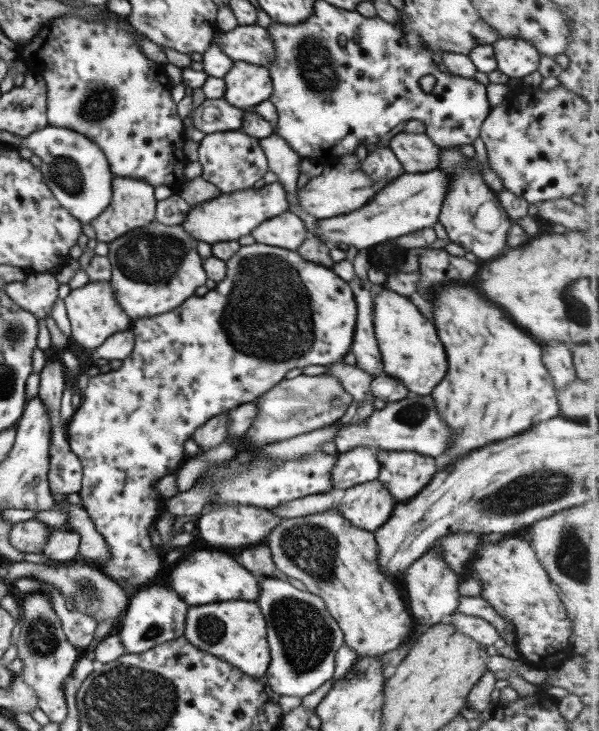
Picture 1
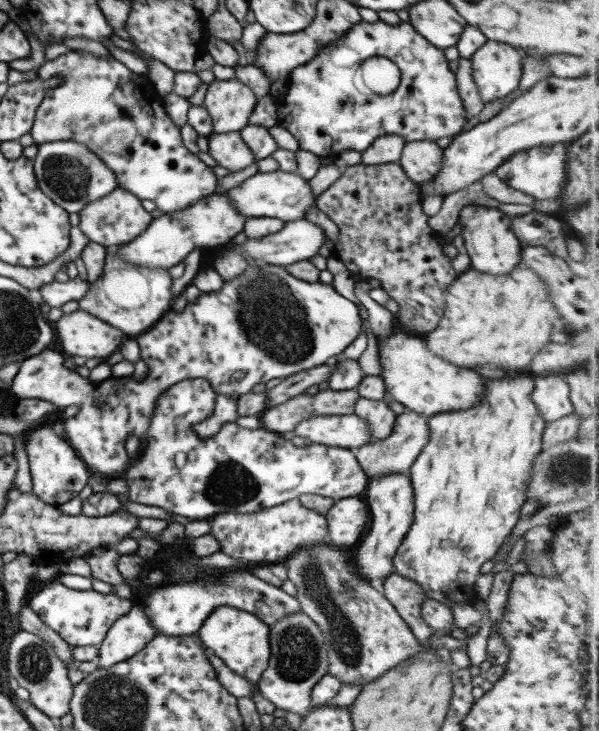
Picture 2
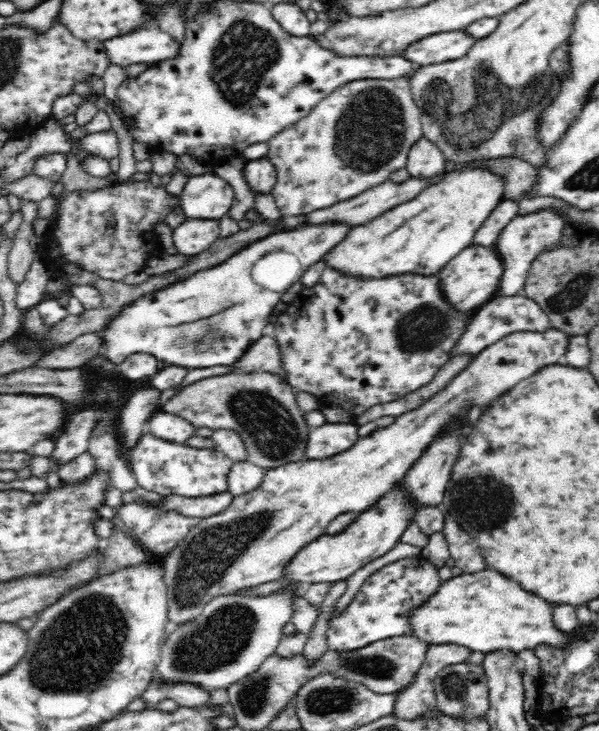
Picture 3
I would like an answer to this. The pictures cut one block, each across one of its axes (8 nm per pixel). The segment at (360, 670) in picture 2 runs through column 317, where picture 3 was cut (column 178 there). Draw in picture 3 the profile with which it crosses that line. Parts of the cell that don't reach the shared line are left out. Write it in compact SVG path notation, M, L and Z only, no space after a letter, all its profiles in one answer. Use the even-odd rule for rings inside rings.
M549 330L546 333L514 332L494 342L476 355L468 366L456 375L443 389L437 392L418 410L410 410L396 418L396 422L384 428L378 428L370 436L360 437L352 448L338 454L319 459L302 459L298 462L283 464L278 468L267 469L260 486L256 490L235 496L222 512L201 518L188 535L180 540L178 546L166 553L163 570L164 583L167 587L169 612L167 618L176 624L188 624L196 620L207 605L219 596L240 594L244 590L272 581L282 580L284 566L300 552L306 544L326 533L328 523L338 515L347 512L364 512L372 506L389 488L404 478L419 456L428 448L436 433L449 425L456 414L468 404L488 404L498 398L520 380L536 374L542 366L553 365L563 361L563 354L568 346L569 336L561 330Z

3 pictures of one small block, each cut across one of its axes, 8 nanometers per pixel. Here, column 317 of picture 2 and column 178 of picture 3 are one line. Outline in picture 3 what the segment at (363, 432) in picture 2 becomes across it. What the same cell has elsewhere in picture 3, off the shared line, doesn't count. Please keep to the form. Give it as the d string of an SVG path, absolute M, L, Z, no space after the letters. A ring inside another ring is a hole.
M162 410L153 413L147 427L154 436L176 444L183 444L194 436L196 429L188 420Z

